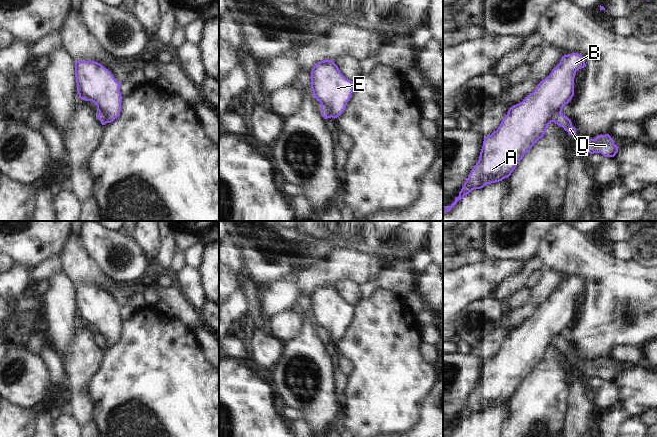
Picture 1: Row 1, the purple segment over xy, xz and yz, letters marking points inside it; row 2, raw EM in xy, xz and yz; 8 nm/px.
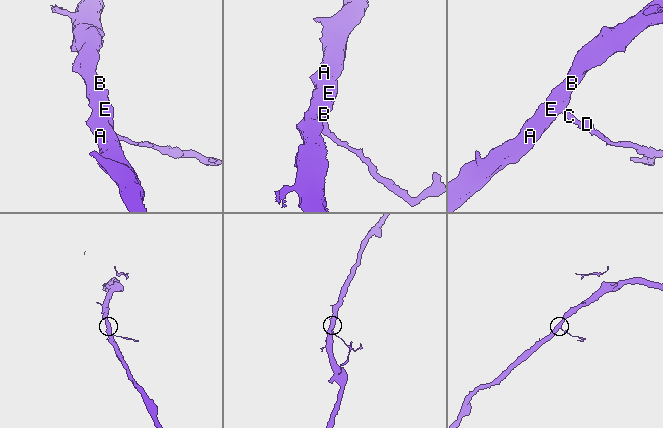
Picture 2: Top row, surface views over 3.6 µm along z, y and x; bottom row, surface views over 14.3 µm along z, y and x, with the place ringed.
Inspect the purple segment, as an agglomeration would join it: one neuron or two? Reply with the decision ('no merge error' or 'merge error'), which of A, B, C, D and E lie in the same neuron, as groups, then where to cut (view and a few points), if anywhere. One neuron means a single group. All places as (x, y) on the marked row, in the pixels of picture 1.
merge error; groups A B E / C D; cut xz (321, 104), (331, 116)

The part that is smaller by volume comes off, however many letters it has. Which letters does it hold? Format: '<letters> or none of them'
C, D

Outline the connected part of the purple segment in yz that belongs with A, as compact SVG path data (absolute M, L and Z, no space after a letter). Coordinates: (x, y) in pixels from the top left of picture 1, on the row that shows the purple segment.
M572 53L562 56L560 63L550 75L542 80L522 102L509 108L500 126L491 135L484 137L479 160L468 175L459 196L450 206L443 206L443 214L450 211L459 200L474 189L481 189L487 184L496 183L508 178L524 155L541 139L553 116L561 114L562 108L574 96L575 73L586 67L581 54Z

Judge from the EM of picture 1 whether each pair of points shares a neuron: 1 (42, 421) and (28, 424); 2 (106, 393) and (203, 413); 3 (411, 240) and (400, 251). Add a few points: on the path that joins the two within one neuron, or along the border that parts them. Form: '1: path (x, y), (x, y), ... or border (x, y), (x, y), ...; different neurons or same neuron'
1: border (48, 411), (43, 411), (38, 416), (36, 426); different neurons
2: path (130, 393), (147, 395), (165, 413), (179, 413); same neuron
3: path (408, 243), (403, 248); same neuron

